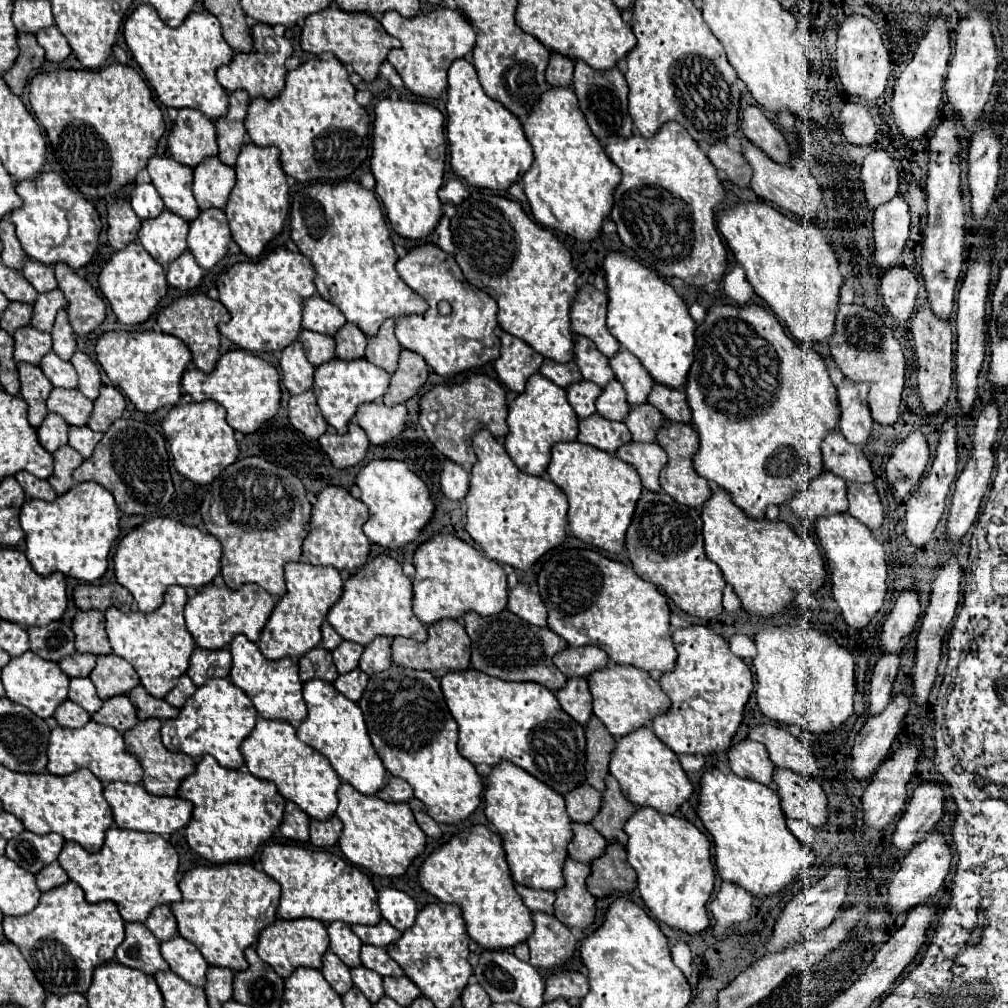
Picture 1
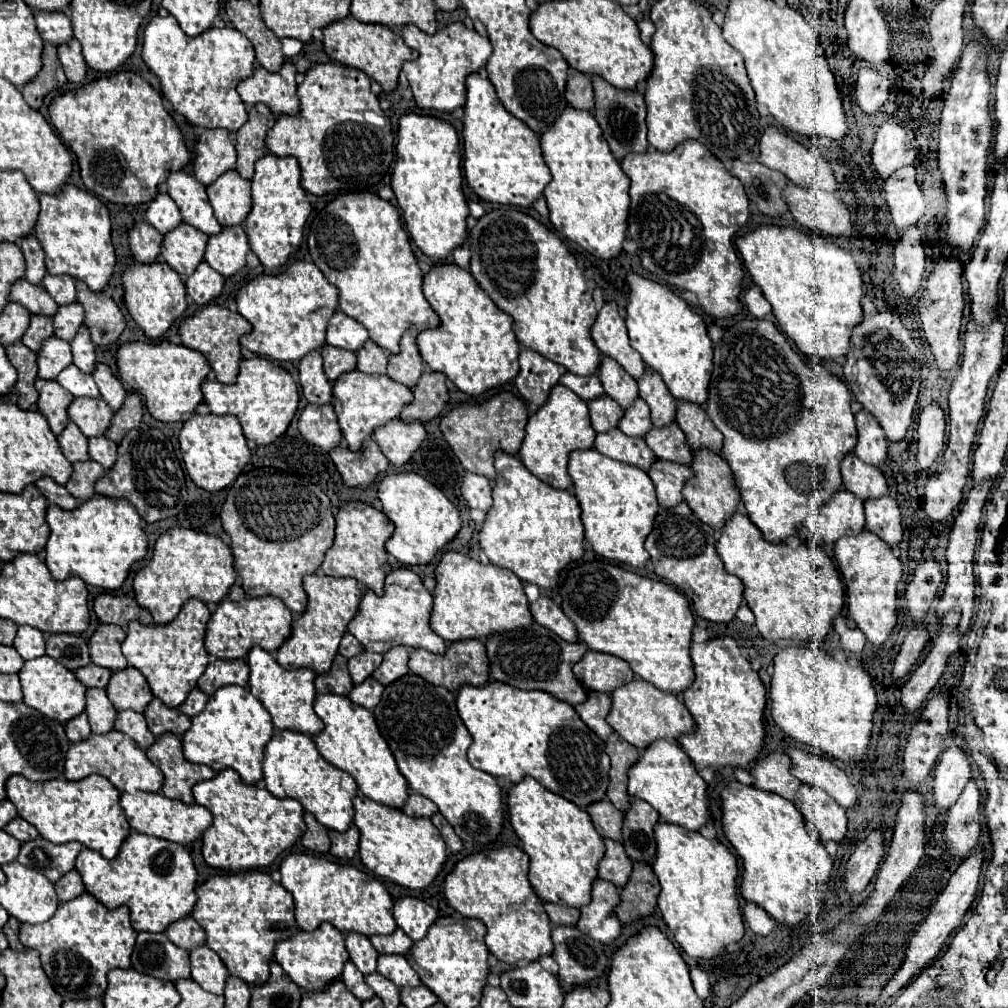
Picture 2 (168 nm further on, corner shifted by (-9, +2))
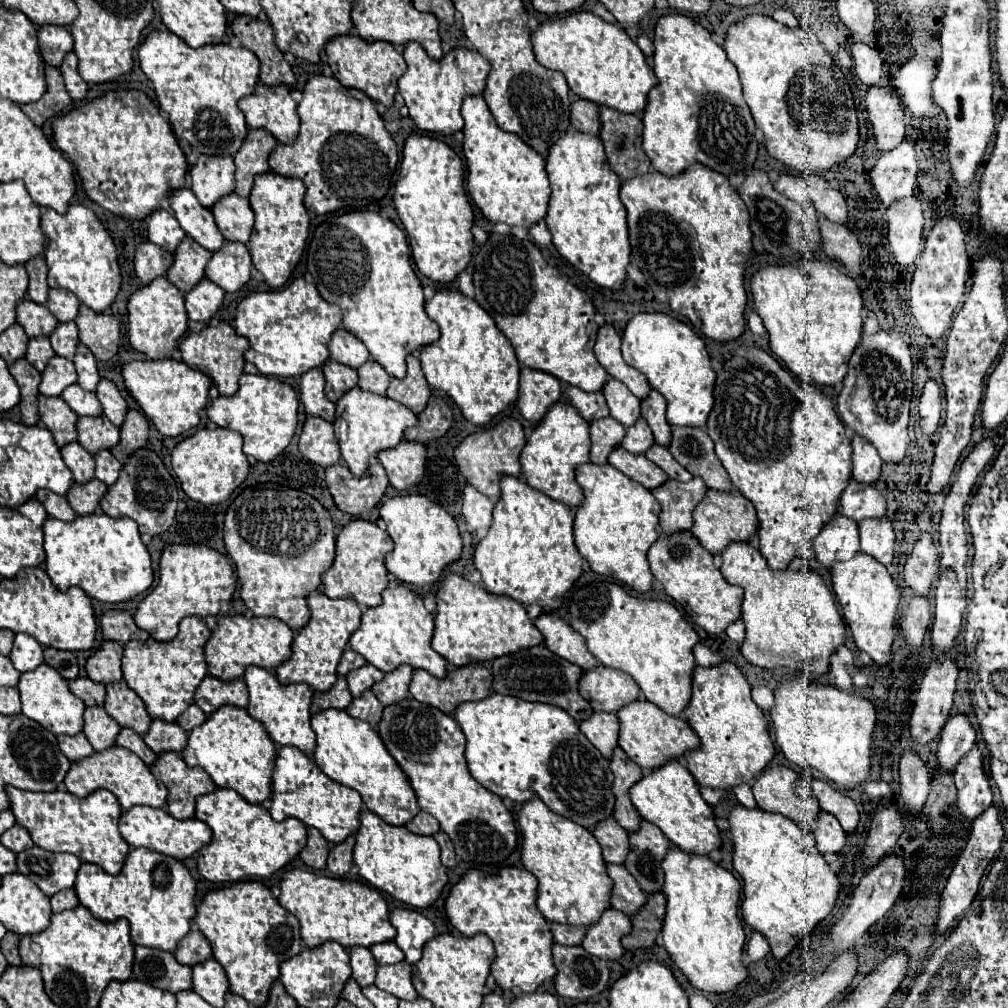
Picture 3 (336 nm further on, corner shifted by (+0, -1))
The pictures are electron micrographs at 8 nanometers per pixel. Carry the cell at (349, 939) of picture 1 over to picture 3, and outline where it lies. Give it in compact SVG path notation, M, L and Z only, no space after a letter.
M356 946L352 950L348 950L350 960L352 960L352 978L364 988L364 986L372 986L374 978L376 978L376 960L372 958L368 948Z

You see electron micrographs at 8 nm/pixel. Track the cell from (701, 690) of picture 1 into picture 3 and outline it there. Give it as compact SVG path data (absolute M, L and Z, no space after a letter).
M722 662L712 668L696 666L692 700L684 710L684 718L702 742L698 750L684 756L686 768L696 778L698 786L730 790L740 784L752 784L774 756L768 722L754 704L744 674L732 662Z

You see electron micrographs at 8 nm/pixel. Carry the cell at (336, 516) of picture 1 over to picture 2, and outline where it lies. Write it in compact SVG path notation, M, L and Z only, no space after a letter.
M363 501L343 503L335 513L335 523L335 541L333 547L325 553L321 571L331 577L353 577L367 589L373 589L377 595L381 595L385 579L381 565L387 563L385 541L393 533L393 523L383 515L383 511Z

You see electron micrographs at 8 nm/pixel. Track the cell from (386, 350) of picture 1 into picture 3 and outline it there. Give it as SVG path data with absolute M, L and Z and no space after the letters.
M418 354L408 356L408 376L404 380L392 380L386 394L388 398L410 408L414 414L420 414L428 406L432 388L424 378Z

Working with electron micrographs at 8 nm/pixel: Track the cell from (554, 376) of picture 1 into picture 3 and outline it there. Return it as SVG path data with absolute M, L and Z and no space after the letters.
M568 386L566 394L568 394L572 406L588 422L594 422L594 420L610 416L610 410L606 406L606 400L604 400L602 392L584 392L584 390L576 388L576 386Z

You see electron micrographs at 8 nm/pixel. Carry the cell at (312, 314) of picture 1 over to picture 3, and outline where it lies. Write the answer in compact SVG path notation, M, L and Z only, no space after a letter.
M336 330L328 348L330 348L330 358L334 362L350 366L354 370L358 370L364 362L370 360L366 346L348 330Z

